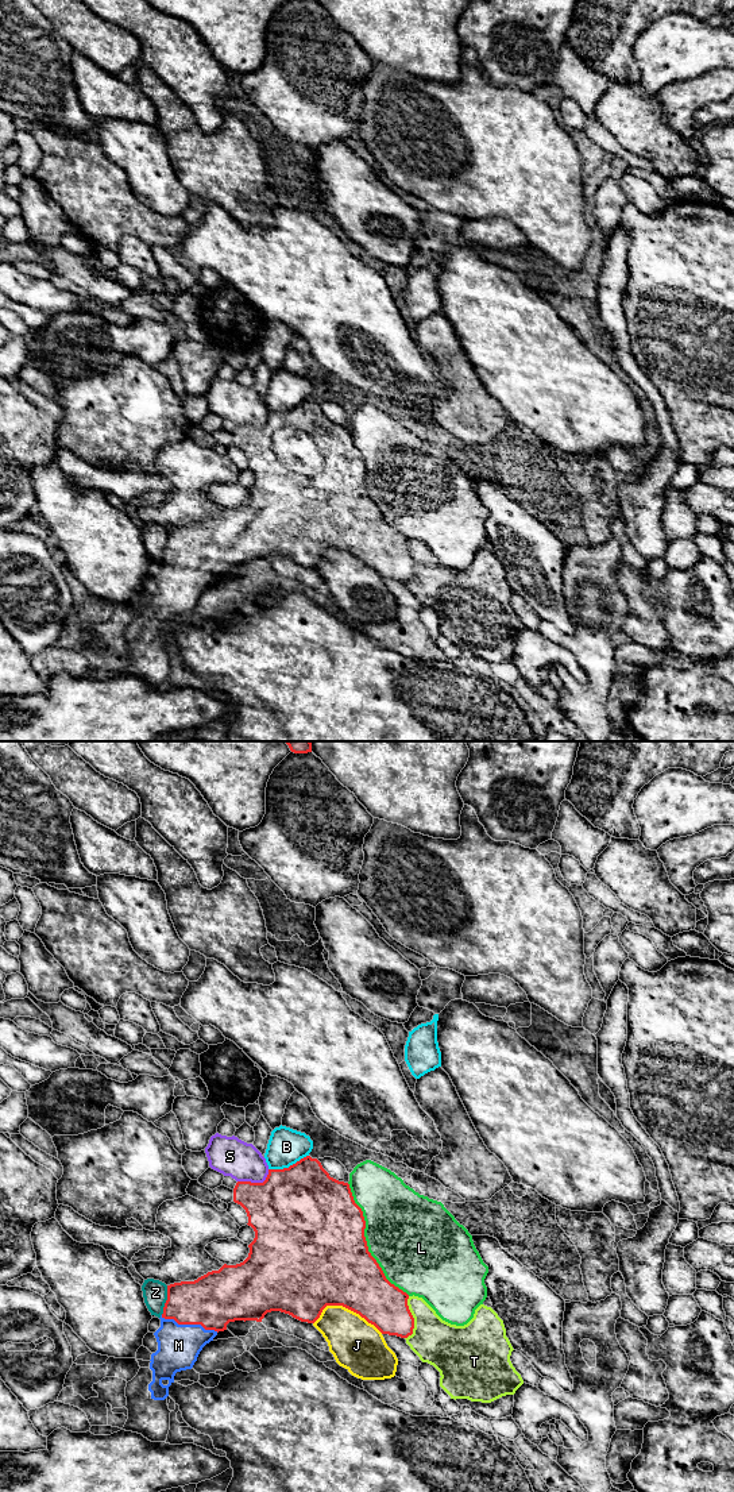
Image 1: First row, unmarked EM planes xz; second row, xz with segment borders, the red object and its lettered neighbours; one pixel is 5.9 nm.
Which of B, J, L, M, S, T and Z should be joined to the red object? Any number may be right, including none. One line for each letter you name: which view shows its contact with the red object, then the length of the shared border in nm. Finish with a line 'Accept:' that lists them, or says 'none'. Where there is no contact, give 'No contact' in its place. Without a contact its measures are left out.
M: Touches red in xz. Shared border 360 nm
Accept: M

